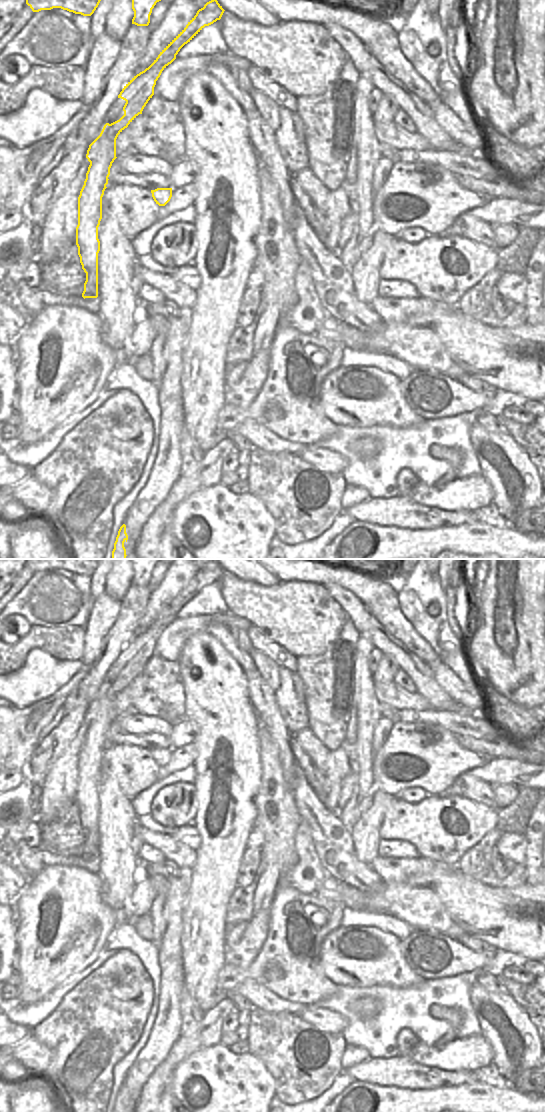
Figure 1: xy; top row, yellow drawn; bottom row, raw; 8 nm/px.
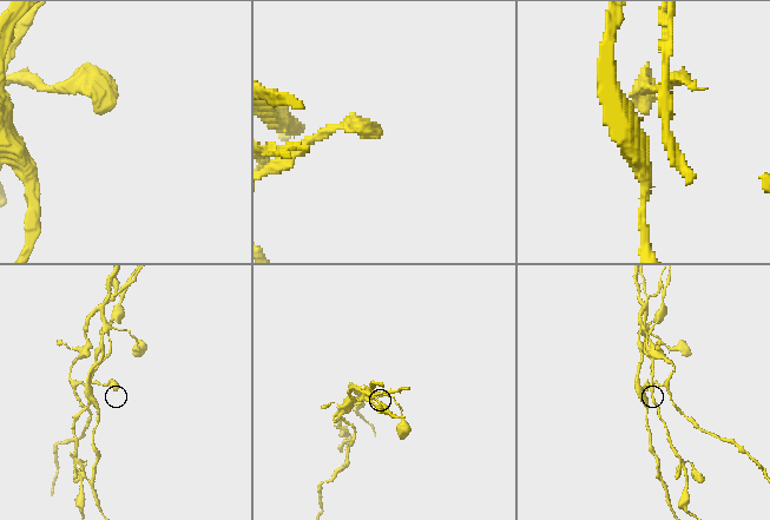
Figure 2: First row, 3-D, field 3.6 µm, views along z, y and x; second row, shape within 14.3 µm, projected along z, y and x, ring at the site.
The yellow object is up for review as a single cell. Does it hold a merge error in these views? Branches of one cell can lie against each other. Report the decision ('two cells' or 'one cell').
two cells

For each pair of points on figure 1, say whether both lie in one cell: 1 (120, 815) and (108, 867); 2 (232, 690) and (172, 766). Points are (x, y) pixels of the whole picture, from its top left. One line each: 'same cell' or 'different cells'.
1: same cell
2: different cells

